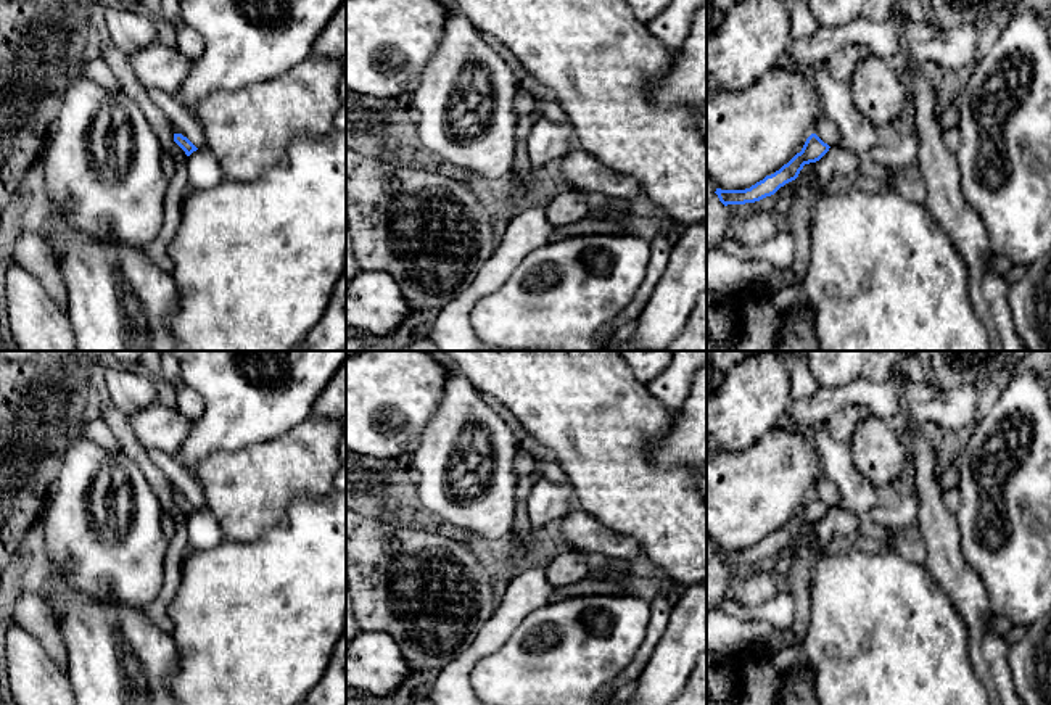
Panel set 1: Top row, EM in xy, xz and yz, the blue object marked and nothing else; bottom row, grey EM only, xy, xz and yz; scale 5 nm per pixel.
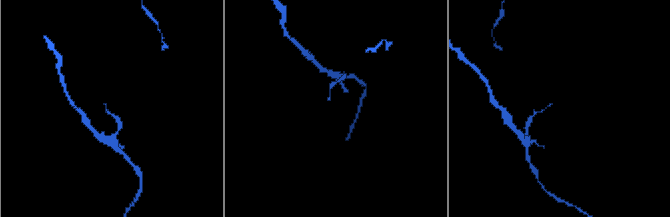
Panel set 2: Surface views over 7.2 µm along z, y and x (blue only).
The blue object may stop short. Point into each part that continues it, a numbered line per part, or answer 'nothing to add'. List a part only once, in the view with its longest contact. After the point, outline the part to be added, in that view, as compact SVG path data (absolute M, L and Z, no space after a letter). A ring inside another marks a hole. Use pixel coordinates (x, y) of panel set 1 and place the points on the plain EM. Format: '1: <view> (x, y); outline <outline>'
nothing to add

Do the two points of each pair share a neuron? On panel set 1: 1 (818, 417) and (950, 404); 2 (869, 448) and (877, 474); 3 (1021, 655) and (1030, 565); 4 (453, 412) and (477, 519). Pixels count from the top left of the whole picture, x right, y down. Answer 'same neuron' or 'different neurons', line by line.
1: same neuron
2: same neuron
3: different neurons
4: same neuron

